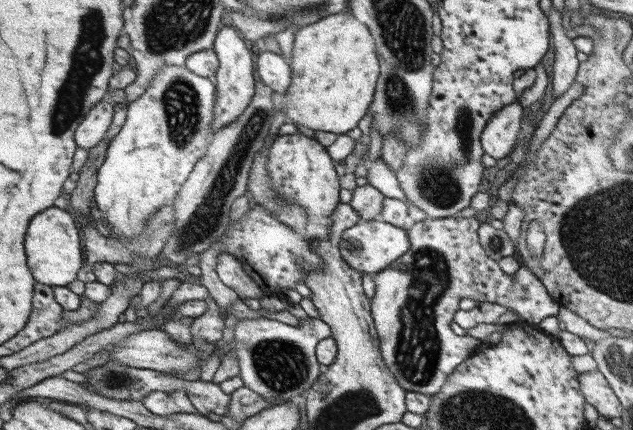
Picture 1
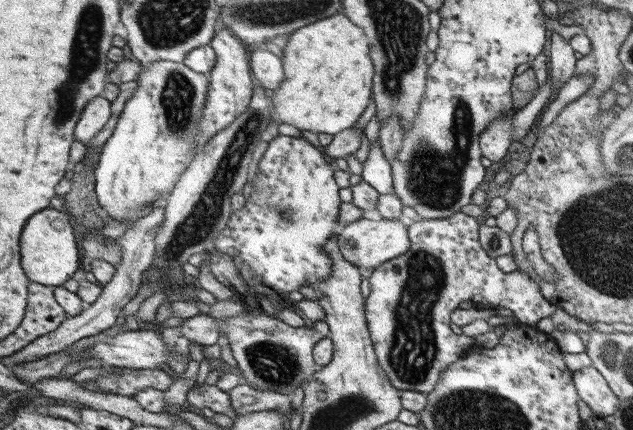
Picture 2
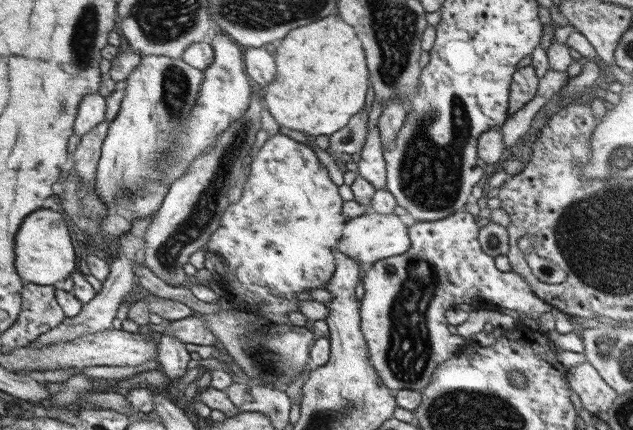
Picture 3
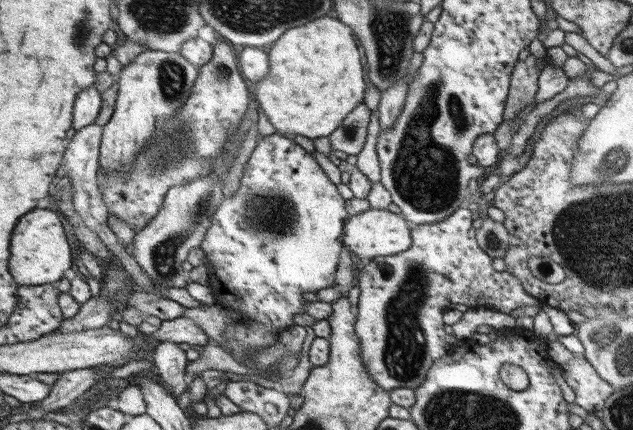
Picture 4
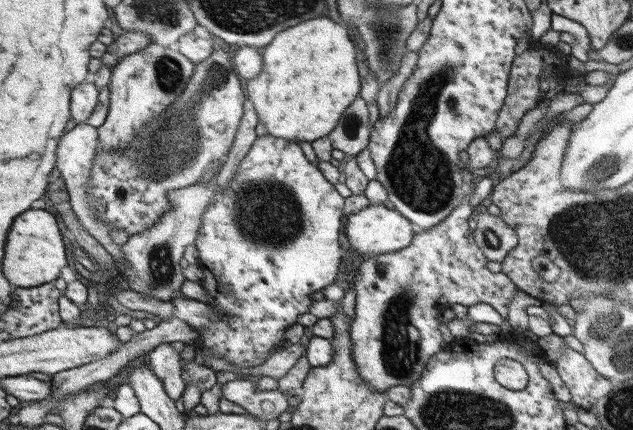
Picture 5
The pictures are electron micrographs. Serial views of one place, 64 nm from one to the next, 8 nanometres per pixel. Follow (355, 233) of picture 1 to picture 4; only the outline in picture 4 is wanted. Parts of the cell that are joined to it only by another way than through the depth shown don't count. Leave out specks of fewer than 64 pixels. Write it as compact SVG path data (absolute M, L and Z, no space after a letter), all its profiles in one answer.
M370 208L367 212L350 217L345 226L345 243L349 252L354 252L365 261L370 261L377 256L392 256L409 250L411 247L410 228L400 215L388 210Z

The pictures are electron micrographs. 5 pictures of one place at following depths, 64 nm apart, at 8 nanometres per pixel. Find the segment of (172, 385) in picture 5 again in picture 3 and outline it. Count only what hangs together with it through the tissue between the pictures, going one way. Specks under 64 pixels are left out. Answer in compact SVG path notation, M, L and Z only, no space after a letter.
M162 335L160 339L159 362L164 372L172 381L184 378L190 372L192 352L188 350L188 343L172 335Z

